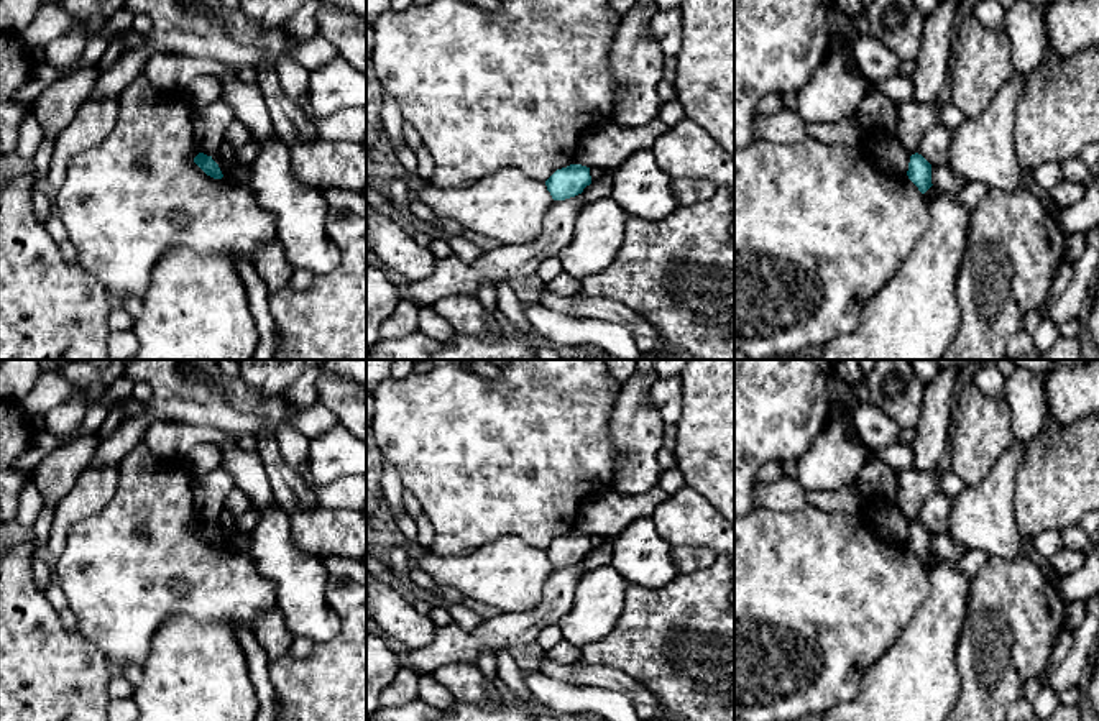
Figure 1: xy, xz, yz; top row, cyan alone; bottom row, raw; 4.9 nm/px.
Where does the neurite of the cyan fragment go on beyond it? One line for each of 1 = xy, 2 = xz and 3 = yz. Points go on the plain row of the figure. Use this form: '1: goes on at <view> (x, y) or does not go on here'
1: does not go on here
2: does not go on here
3: does not go on here

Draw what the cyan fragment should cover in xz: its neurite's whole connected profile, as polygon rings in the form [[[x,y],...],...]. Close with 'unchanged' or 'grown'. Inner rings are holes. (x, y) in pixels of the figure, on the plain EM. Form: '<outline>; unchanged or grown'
[[[570,532],[557,537],[547,549],[547,558],[554,568],[565,568],[583,560],[591,552],[590,535]]]; unchanged

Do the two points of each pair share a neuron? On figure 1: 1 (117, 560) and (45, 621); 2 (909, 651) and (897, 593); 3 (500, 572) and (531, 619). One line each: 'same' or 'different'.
1: different
2: different
3: different

